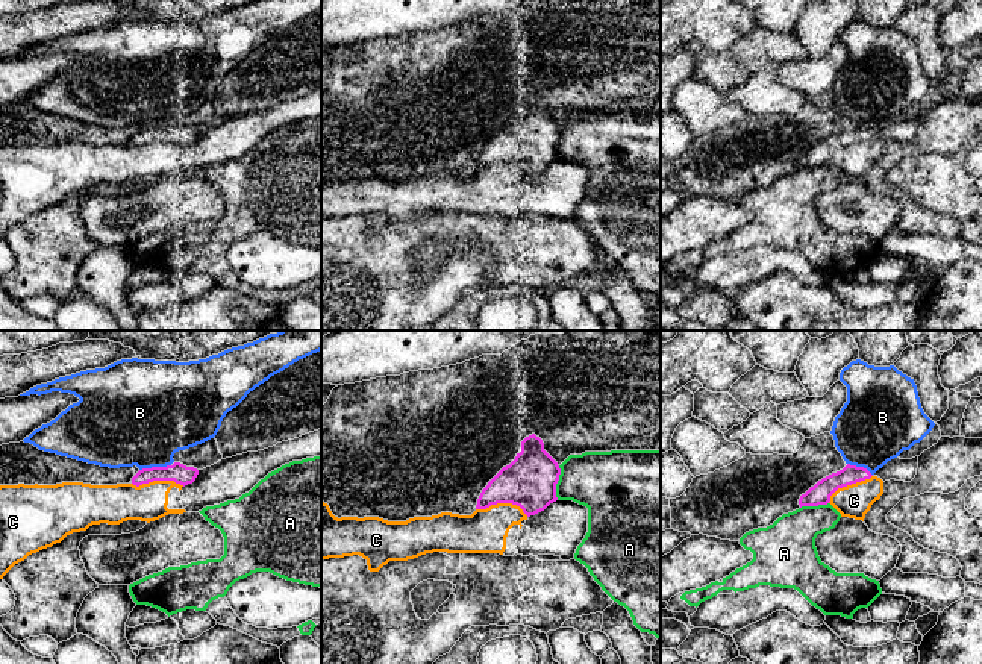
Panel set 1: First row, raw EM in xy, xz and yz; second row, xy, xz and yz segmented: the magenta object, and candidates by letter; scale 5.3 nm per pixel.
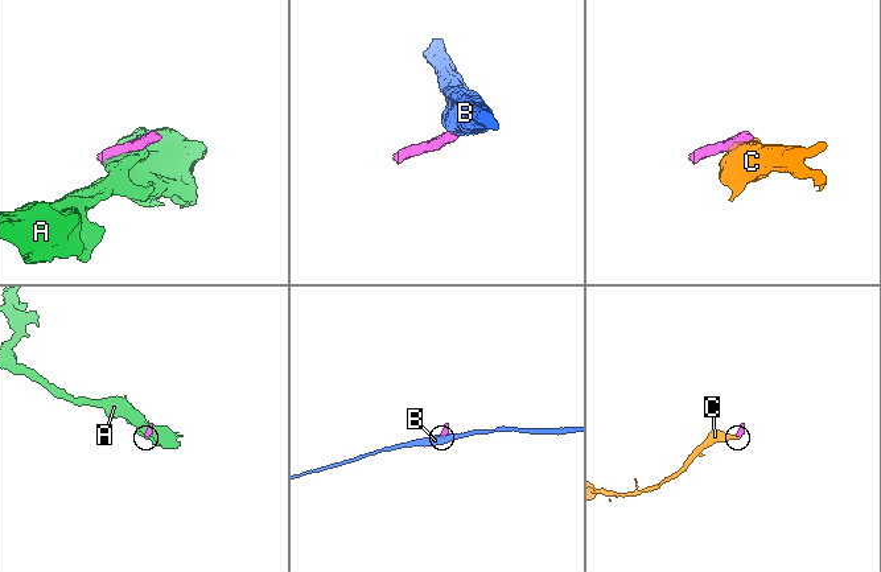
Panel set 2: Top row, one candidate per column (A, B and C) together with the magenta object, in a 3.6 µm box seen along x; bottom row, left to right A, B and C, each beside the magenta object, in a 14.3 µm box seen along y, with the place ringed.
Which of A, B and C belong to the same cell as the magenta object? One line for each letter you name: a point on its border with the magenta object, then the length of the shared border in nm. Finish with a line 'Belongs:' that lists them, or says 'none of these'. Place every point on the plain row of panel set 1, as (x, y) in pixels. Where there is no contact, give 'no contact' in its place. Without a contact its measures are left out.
Belongs: none of these

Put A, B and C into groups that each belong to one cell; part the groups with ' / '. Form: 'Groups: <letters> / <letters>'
Groups: A / B / C

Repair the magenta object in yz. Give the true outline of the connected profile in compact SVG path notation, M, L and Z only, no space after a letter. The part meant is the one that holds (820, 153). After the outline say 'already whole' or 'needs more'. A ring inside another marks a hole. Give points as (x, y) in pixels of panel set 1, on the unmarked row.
M847 124L843 130L823 138L802 155L799 165L800 168L827 165L830 162L830 156L838 149L870 139L871 136L873 135L867 129Z; already whole

